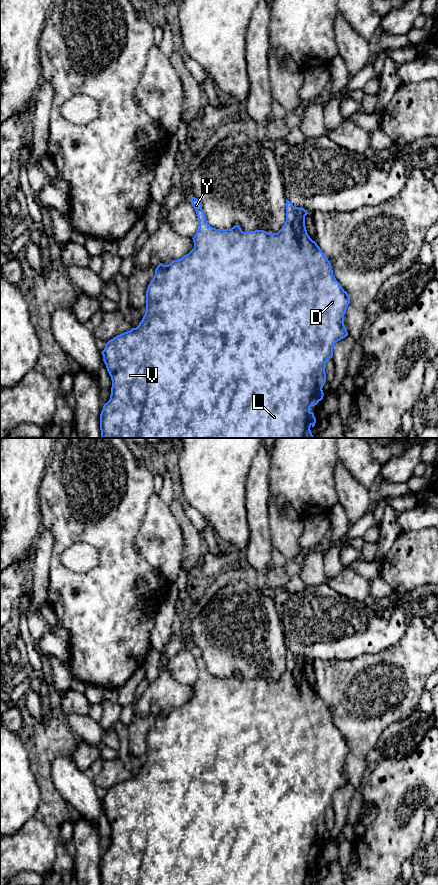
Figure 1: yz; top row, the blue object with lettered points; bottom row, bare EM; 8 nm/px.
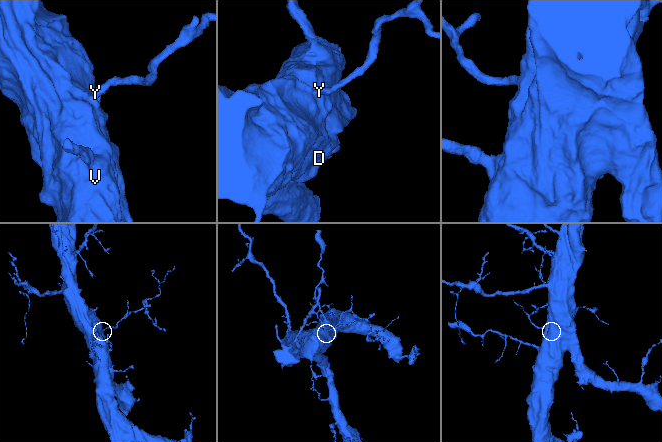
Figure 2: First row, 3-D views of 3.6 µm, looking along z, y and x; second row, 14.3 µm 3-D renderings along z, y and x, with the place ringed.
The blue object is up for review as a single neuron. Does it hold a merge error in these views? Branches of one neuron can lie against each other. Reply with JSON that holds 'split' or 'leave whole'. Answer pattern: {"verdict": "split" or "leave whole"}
{"verdict": "leave whole"}

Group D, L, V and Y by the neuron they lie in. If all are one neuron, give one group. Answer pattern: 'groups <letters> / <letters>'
groups D L V Y

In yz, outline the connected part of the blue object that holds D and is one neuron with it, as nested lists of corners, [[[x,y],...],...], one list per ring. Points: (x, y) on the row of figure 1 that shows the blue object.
[[[191,197],[190,200],[196,211],[199,224],[199,228],[192,238],[194,248],[182,258],[173,260],[168,265],[159,262],[159,265],[155,269],[155,275],[150,281],[146,291],[146,312],[141,322],[136,328],[132,328],[130,331],[124,332],[109,340],[104,350],[101,352],[103,361],[112,380],[110,399],[104,404],[100,414],[101,438],[313,438],[310,427],[315,426],[316,418],[314,413],[310,411],[310,407],[317,405],[318,402],[323,399],[324,393],[322,388],[326,382],[326,362],[333,356],[335,343],[348,336],[344,325],[344,315],[350,304],[350,297],[333,275],[332,266],[328,258],[307,233],[305,216],[309,213],[304,208],[294,207],[293,204],[286,199],[286,221],[277,233],[268,233],[264,230],[243,232],[239,225],[235,225],[231,229],[221,230],[213,228],[207,223],[202,204],[197,198]]]

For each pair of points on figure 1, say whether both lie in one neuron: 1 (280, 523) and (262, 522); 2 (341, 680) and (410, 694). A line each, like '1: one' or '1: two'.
1: two
2: one

